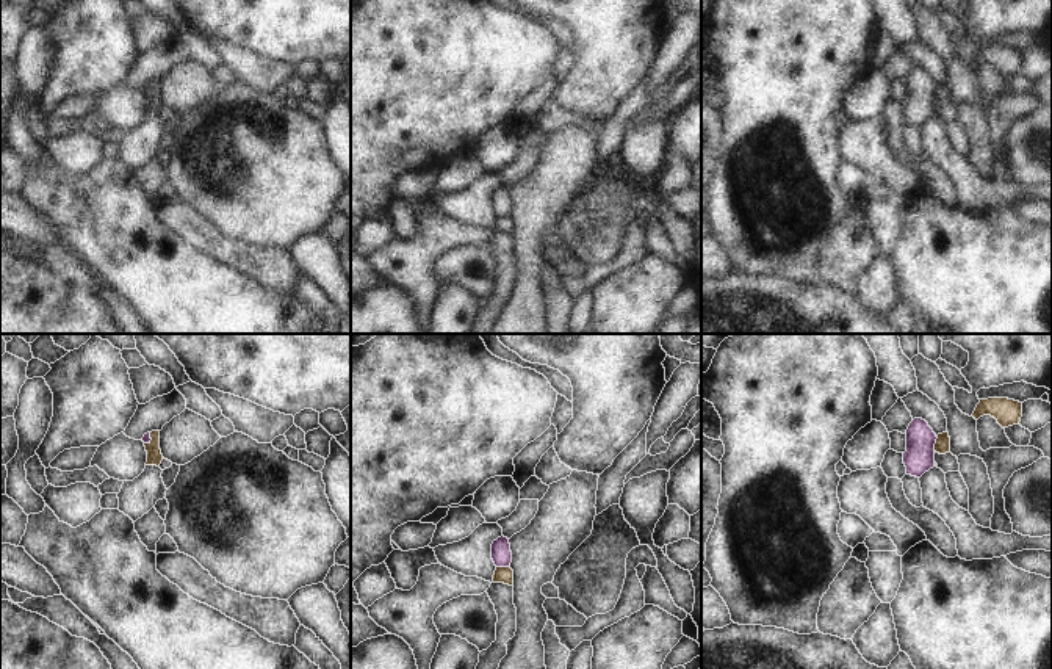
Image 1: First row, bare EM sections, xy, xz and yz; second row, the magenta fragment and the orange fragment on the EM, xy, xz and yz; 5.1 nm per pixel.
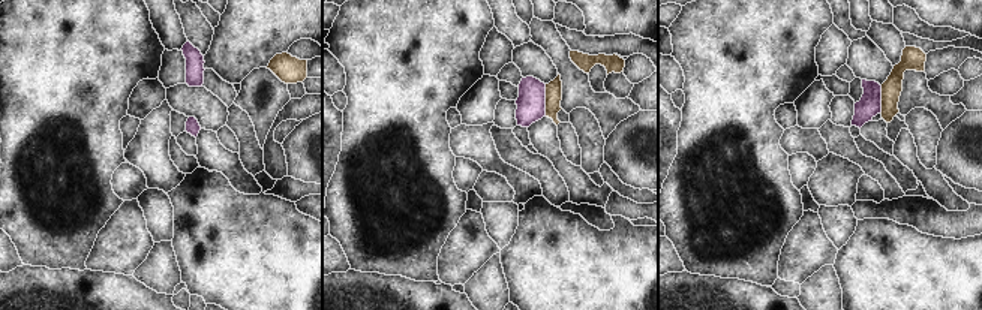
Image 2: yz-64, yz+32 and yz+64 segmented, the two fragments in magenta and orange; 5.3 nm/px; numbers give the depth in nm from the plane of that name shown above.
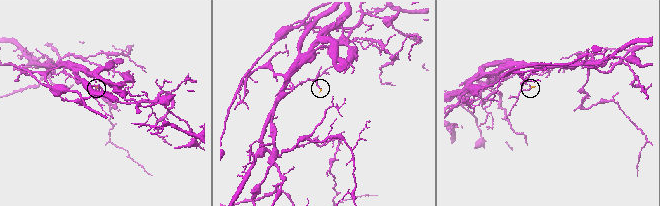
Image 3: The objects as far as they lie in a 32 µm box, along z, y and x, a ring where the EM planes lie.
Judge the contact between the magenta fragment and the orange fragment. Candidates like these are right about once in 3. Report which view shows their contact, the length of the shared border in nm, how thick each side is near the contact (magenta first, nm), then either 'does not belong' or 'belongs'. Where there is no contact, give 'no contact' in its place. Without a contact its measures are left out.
meets magenta in yz; contact 80 nm long; 160 nm thick on the magenta side, 80 nm on the other; does not belong

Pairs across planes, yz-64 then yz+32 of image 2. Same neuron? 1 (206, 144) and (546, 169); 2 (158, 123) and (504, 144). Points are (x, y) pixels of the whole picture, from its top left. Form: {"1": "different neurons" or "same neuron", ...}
{"1": "different neurons", "2": "different neurons"}

